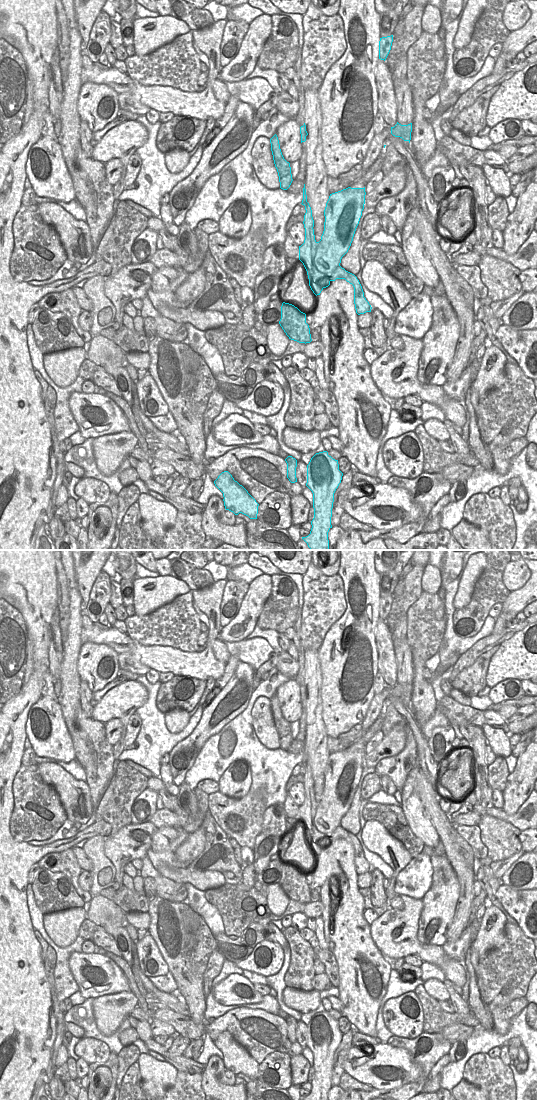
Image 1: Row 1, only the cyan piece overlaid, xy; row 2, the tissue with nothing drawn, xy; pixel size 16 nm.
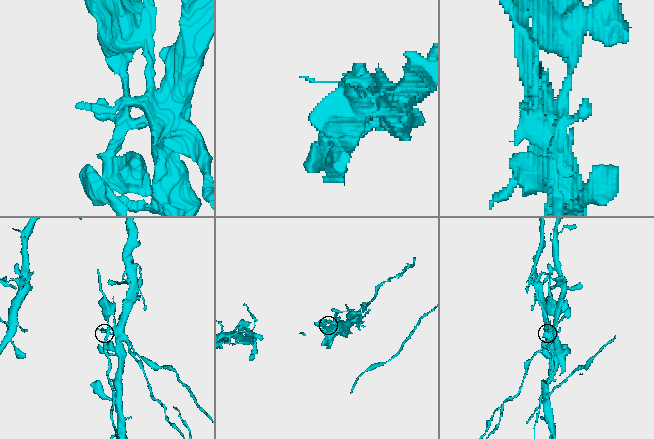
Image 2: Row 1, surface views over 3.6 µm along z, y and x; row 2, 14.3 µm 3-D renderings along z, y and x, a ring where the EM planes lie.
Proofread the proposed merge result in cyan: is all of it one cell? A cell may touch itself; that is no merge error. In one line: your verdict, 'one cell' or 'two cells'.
two cells

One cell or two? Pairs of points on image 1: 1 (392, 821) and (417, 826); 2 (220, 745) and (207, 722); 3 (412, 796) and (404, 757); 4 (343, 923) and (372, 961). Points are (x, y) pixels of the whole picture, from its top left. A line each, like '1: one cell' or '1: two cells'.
1: two cells
2: two cells
3: two cells
4: one cell

